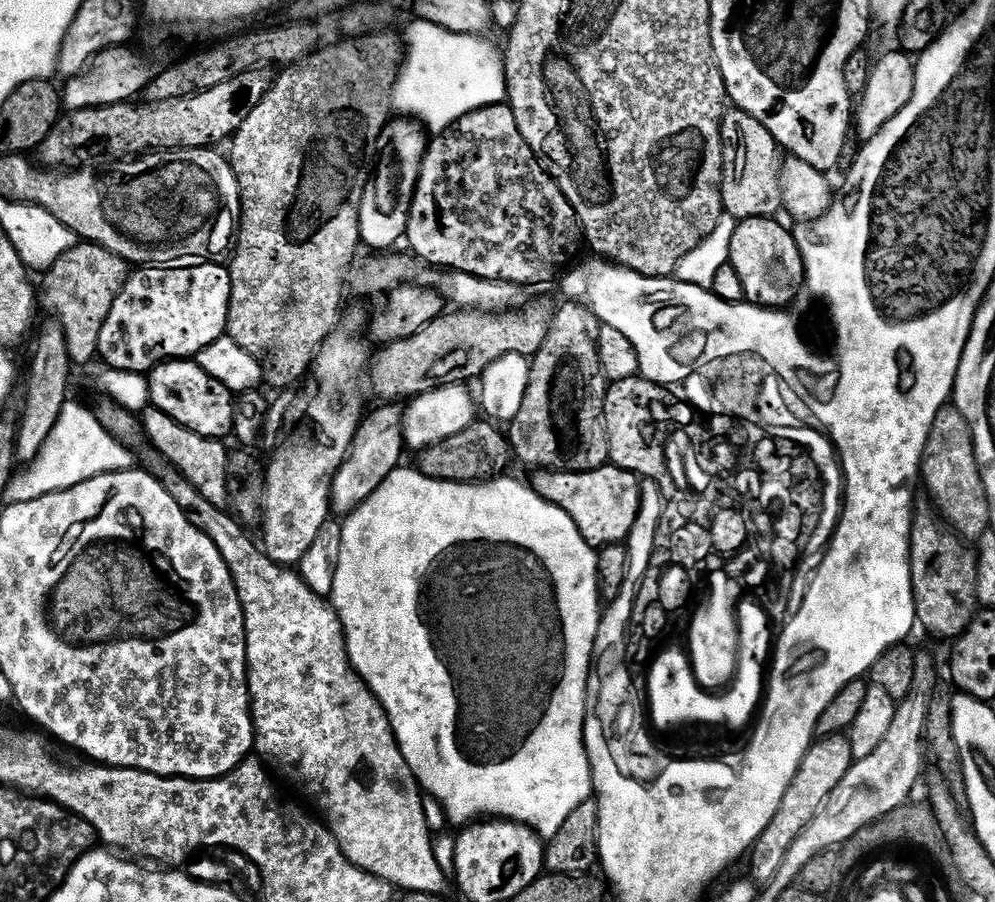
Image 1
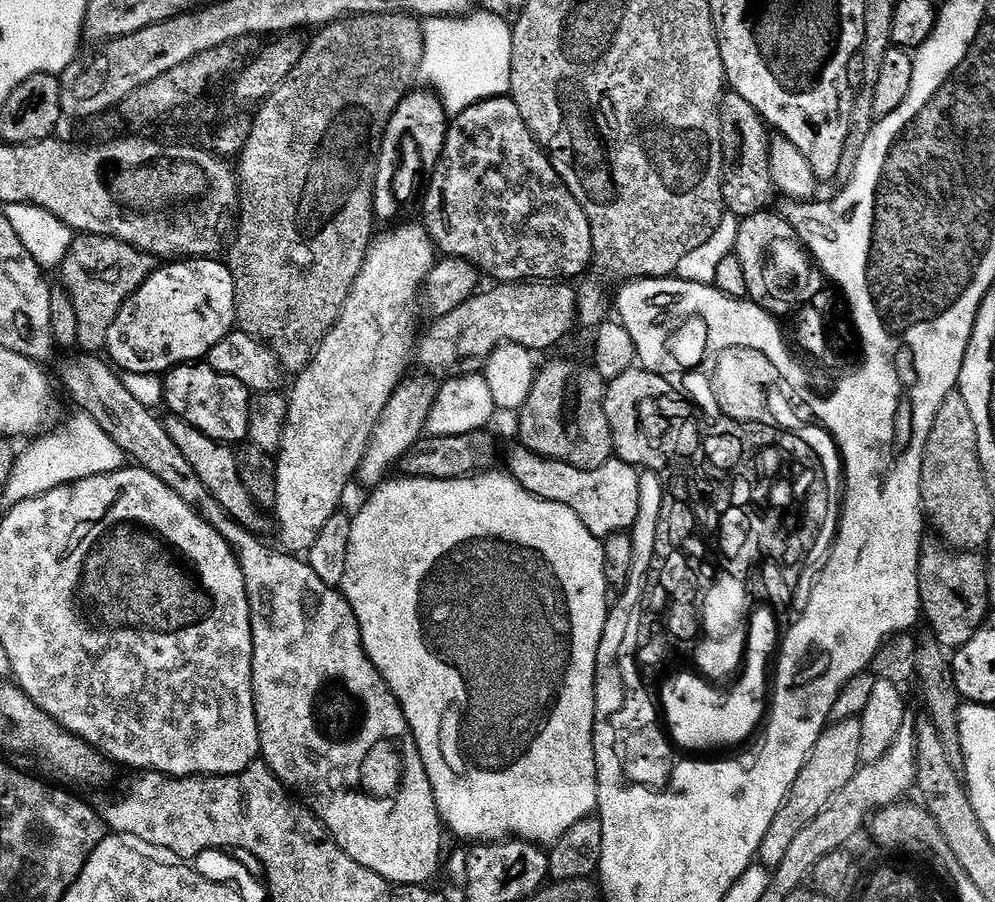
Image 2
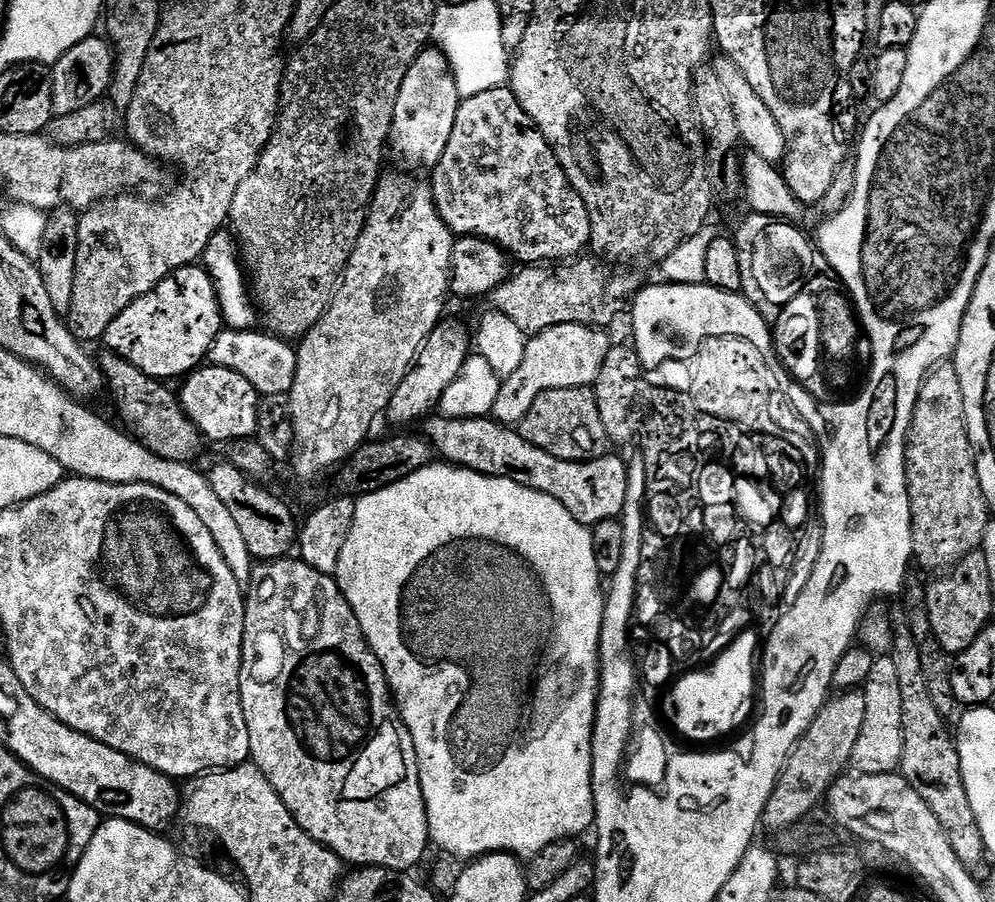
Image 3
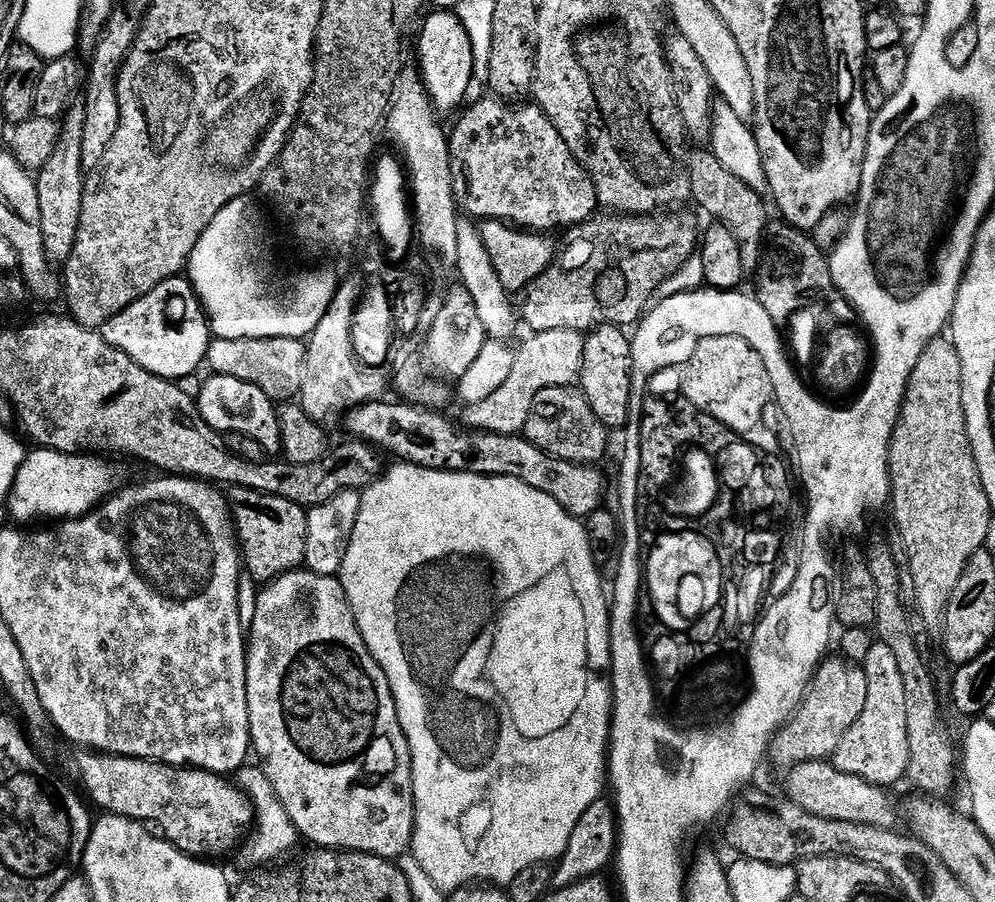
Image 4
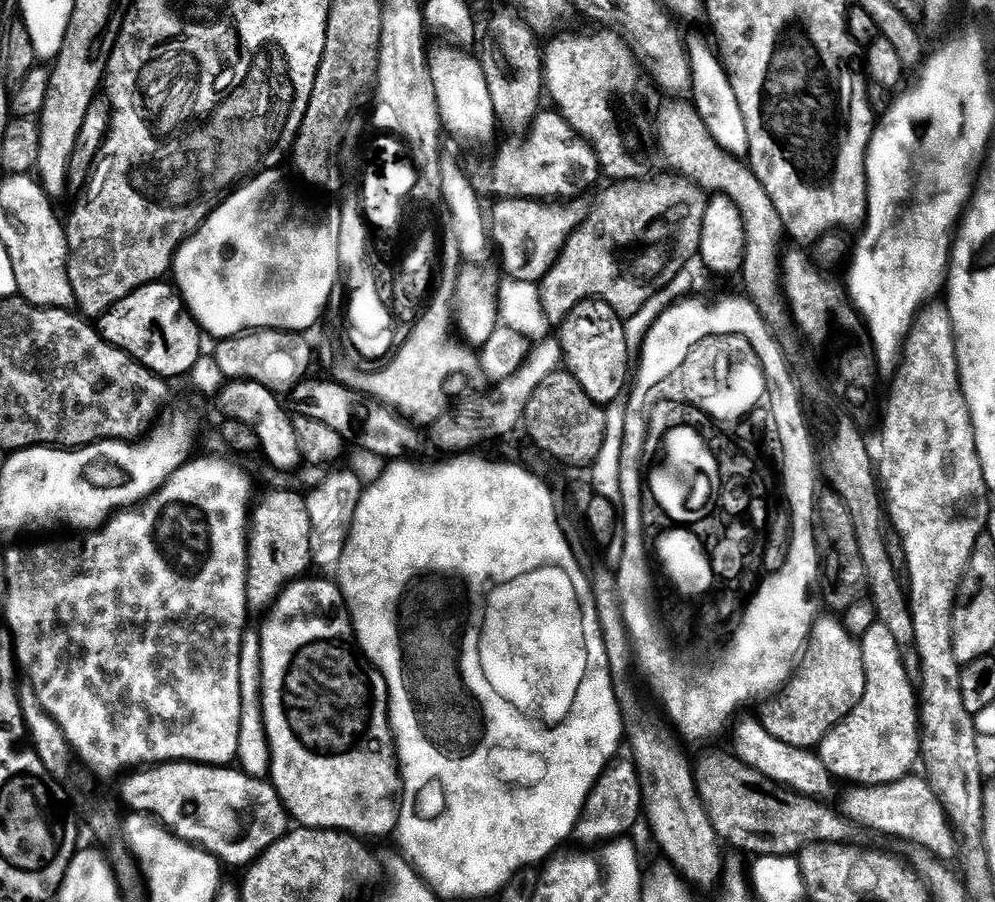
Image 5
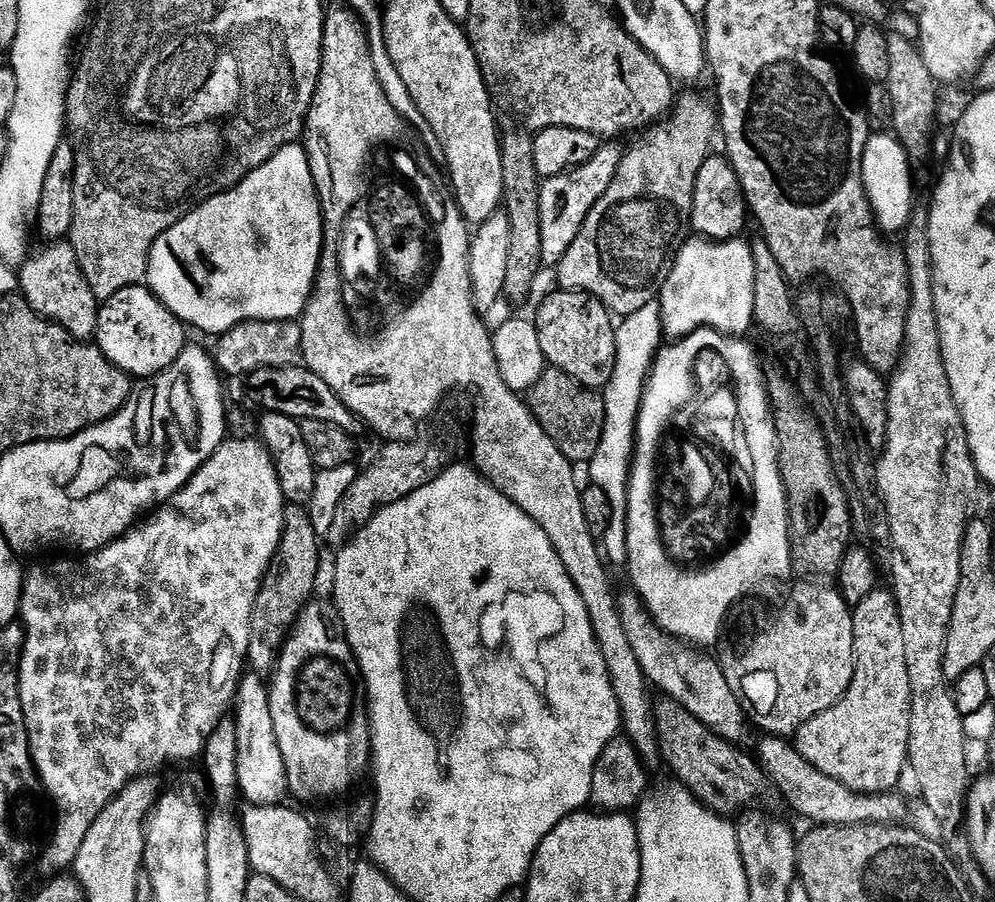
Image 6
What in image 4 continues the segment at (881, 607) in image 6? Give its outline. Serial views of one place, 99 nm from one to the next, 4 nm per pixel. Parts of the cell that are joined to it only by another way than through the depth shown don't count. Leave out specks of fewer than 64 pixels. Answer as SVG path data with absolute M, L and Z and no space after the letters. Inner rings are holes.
M873 643L862 667L868 687L866 710L862 710L862 718L850 726L846 738L842 738L830 760L838 770L887 789L888 784L903 781L908 775L910 742L906 738L906 690L902 686L902 674L894 653L885 644Z

